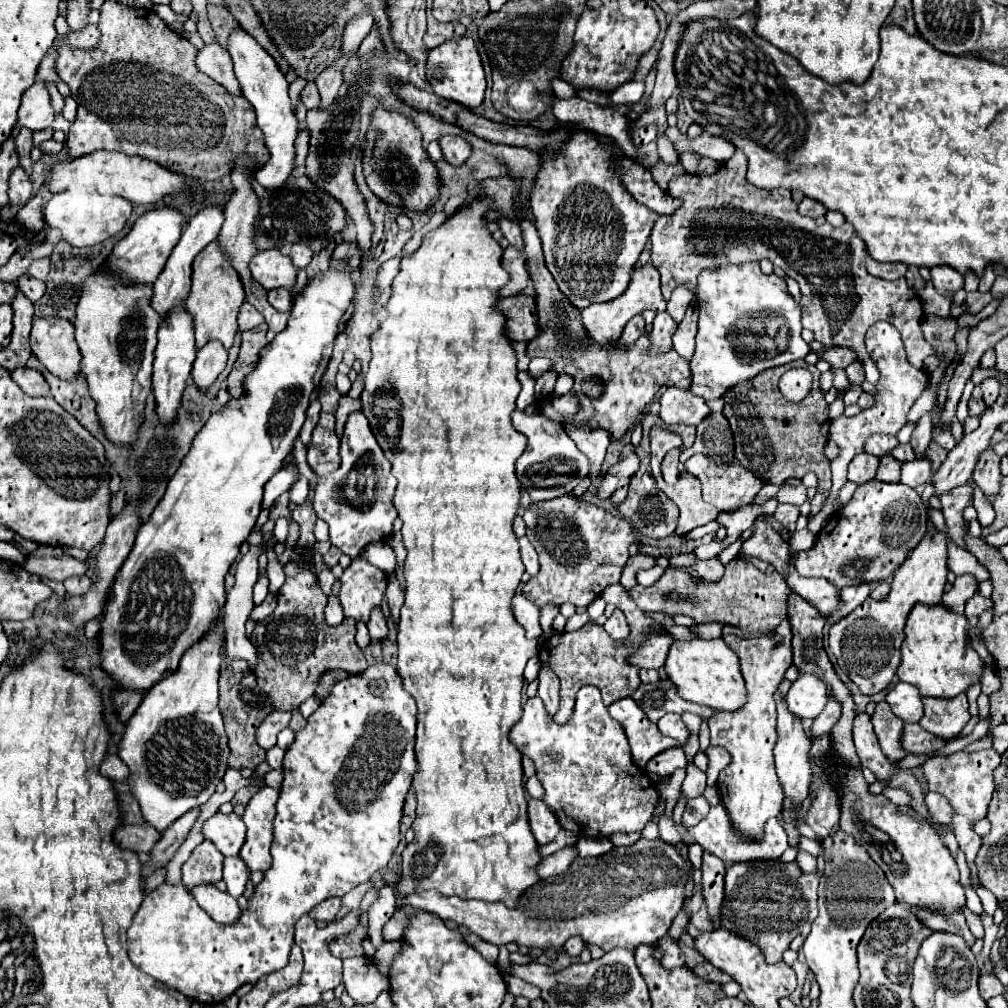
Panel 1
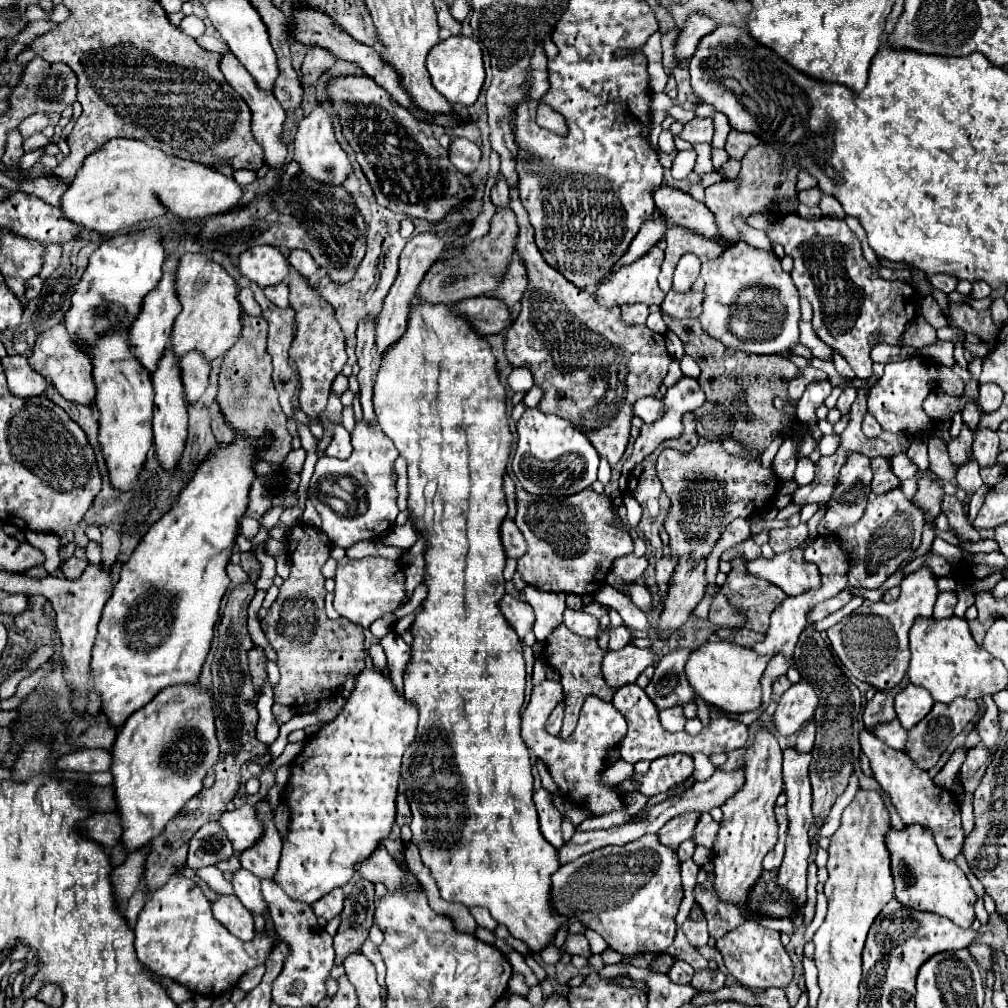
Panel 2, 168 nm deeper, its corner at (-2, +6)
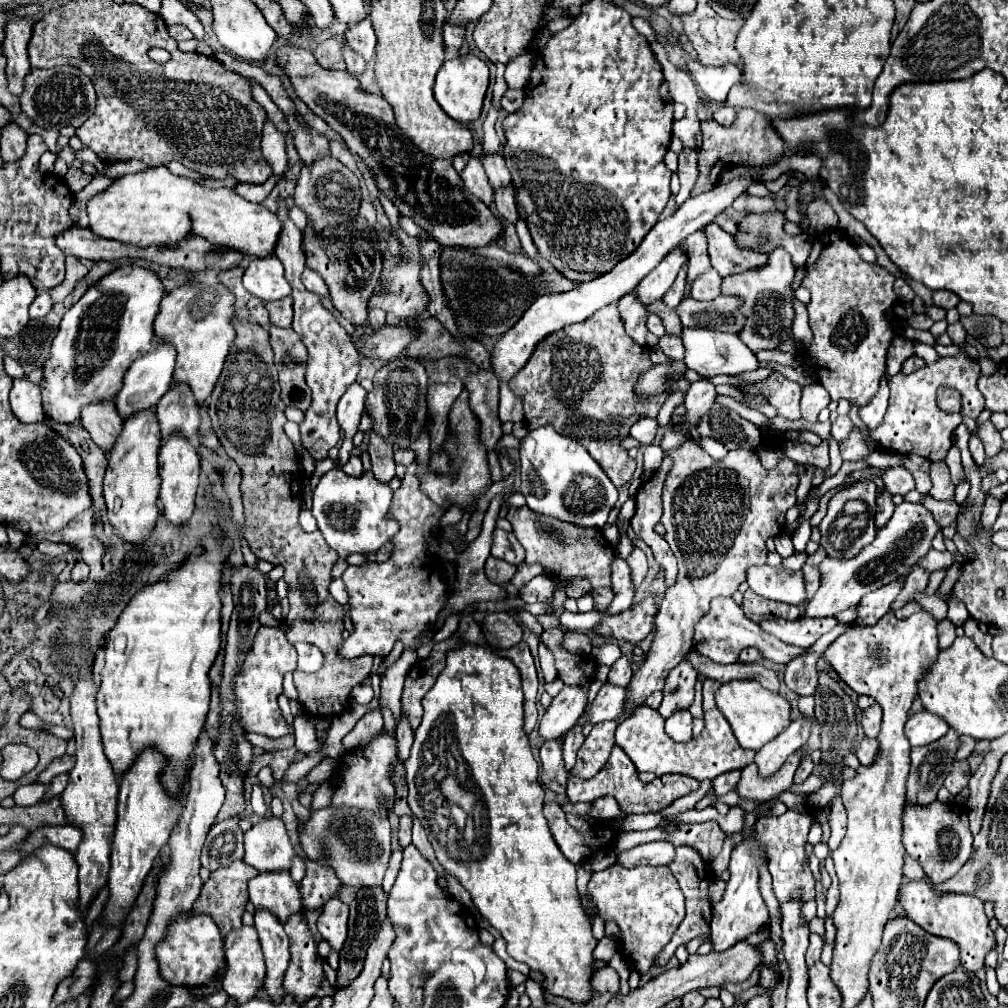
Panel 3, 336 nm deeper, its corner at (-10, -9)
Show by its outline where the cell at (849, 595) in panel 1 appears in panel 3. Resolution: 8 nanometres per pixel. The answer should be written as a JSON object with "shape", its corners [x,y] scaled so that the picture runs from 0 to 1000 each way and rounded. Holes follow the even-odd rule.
{"shape":[[[819,611],[819,613],[794,613],[788,617],[762,615],[762,617],[756,617],[754,623],[780,639],[786,639],[792,643],[804,643],[815,629],[819,629],[829,619],[831,619],[829,613]]]}

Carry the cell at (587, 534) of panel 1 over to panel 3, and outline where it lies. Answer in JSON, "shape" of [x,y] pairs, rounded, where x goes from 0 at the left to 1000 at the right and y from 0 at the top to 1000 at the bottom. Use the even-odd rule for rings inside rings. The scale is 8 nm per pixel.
{"shape":[[[524,502],[506,504],[504,512],[510,524],[510,532],[522,546],[522,558],[530,560],[536,558],[542,571],[550,571],[556,577],[567,577],[573,573],[581,573],[591,583],[605,583],[605,569],[607,569],[607,556],[609,544],[593,524],[571,524],[569,520],[560,520],[560,516],[548,516],[548,512],[534,512]]]}

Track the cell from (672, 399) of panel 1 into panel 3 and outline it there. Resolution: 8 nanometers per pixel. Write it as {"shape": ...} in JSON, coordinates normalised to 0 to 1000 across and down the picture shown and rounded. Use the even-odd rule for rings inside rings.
{"shape":[[[635,415],[627,427],[625,427],[625,433],[631,435],[635,440],[643,442],[649,438],[651,435],[651,429],[653,429],[653,419],[649,415]]]}

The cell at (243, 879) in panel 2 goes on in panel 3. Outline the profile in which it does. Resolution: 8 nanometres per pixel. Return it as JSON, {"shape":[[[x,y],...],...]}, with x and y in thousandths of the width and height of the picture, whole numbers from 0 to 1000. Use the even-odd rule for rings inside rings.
{"shape":[[[266,903],[252,905],[252,921],[258,929],[258,937],[260,937],[260,944],[262,944],[264,960],[266,960],[262,980],[266,982],[272,994],[278,994],[282,990],[280,970],[288,952],[286,929],[280,921],[280,915],[276,915],[274,909],[270,909],[270,905]]]}

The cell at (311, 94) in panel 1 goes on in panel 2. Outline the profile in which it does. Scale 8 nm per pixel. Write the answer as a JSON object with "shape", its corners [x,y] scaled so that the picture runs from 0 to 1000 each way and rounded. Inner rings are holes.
{"shape":[[[308,47],[306,53],[304,53],[304,59],[300,63],[302,82],[304,84],[312,84],[319,76],[319,72],[325,70],[333,61],[335,61],[335,57],[331,53],[327,53],[325,49]]]}

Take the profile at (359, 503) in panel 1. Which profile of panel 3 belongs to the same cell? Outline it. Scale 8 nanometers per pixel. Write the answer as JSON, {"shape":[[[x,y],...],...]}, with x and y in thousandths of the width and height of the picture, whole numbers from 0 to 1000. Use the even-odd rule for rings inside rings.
{"shape":[[[323,468],[312,486],[310,510],[321,530],[321,536],[329,546],[337,550],[337,554],[343,556],[351,548],[371,550],[397,526],[393,516],[385,514],[389,490],[391,488],[387,486],[385,478],[373,476],[369,468],[361,468],[357,474],[339,472],[335,476],[335,482],[327,482],[327,468]]]}

